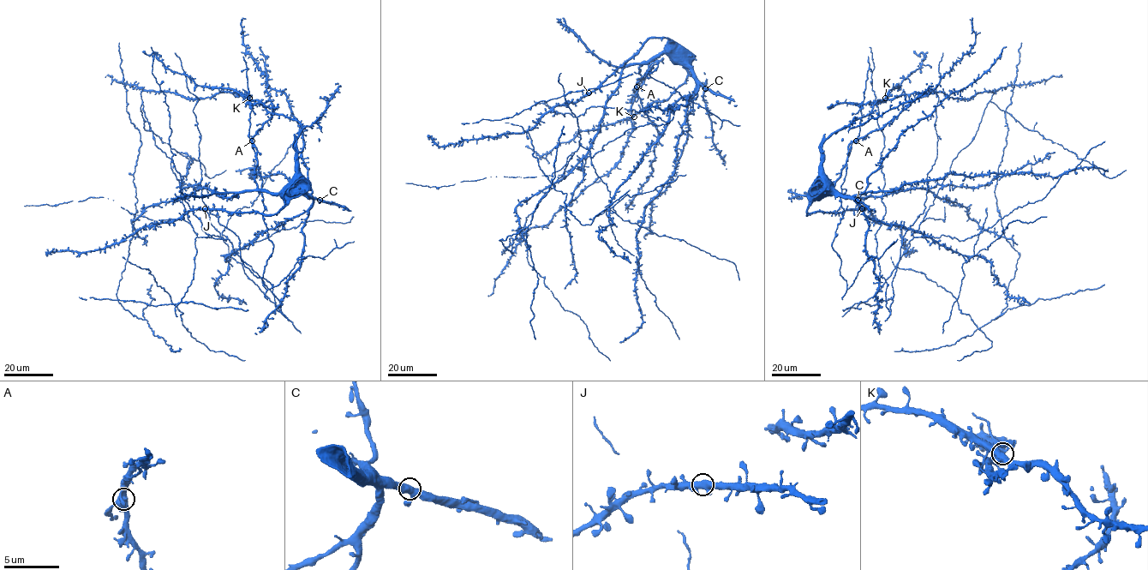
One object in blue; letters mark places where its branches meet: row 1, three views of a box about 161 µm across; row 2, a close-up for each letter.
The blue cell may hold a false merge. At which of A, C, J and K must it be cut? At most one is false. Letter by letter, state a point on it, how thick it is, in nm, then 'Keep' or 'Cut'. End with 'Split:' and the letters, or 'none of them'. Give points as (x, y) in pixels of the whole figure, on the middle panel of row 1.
A: Place: (636, 86). Thickness 500 nm. Keep
C: Place: (705, 88). Thickness 480 nm. Keep
J: Place: (588, 92). Thickness 480 nm. Keep
K: Place: (634, 116). Thickness 420 nm. Keep
Split: none of them

